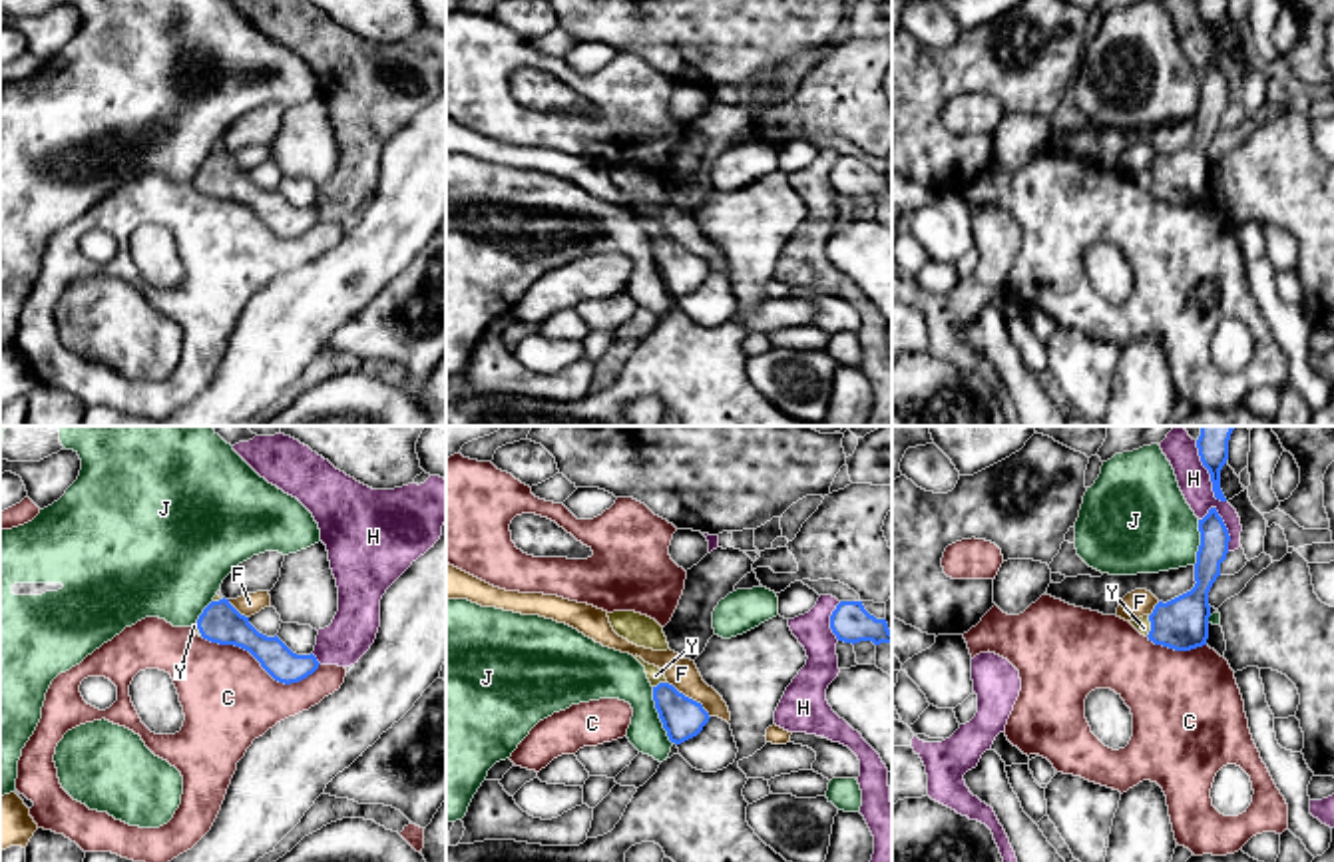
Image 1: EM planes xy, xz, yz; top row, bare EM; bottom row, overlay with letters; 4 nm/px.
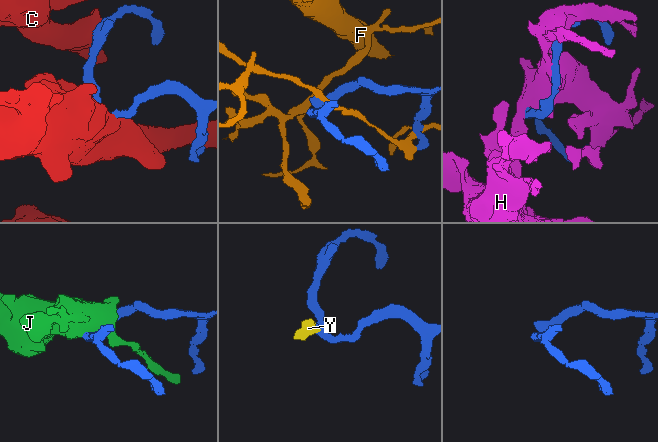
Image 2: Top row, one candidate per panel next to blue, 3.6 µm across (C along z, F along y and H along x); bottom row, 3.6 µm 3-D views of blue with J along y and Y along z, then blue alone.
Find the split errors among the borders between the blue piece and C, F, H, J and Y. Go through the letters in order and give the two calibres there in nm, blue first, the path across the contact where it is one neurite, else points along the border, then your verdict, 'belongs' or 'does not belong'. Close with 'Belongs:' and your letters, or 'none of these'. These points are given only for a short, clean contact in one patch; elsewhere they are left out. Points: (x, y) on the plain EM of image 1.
C: 160 nm thick on the blue side, 380 nm on the other; does not belong
F: 170 nm thick on the blue side, 120 nm on the other; does not belong
H: 100 nm thick on the blue side, 130 nm on the other; does not belong
J: 170 nm thick on the blue side, 190 nm on the other; does not belong
Y: 220 nm thick on the blue side, 60 nm on the other; runs through yz (1181, 178), (1151, 180), (1143, 180); belongs
Belongs: Y

